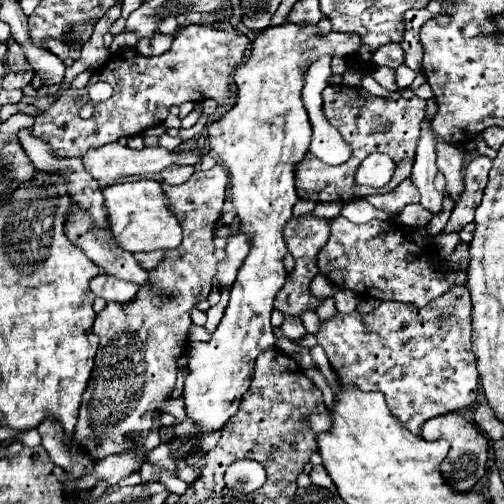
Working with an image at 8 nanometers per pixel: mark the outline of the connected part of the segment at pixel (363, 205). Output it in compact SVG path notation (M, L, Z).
M355 199L346 203L340 215L347 218L349 221L362 224L374 218L376 208L370 205L365 199Z

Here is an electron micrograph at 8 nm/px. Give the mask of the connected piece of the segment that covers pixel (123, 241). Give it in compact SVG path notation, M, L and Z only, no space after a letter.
M138 179L138 181L124 181L114 183L104 189L106 209L110 217L112 237L118 245L130 253L136 251L170 251L180 247L182 243L182 227L168 207L168 197L156 179Z

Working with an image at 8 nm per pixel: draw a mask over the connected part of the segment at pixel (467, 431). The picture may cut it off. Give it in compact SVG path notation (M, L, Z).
M450 413L444 417L434 417L432 421L426 421L422 425L422 438L426 441L436 441L445 439L450 443L450 451L440 467L444 481L454 489L454 491L470 491L476 481L486 473L486 463L488 463L488 439L486 435L478 429L478 425L470 419L466 419L460 413Z

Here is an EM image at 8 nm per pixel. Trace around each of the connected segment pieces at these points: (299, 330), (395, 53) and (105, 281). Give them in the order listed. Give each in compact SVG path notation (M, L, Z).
M284 317L282 325L280 325L280 331L288 339L300 339L300 337L306 335L306 329L304 329L300 317Z
M388 43L388 45L382 45L380 49L376 49L372 53L372 59L370 59L374 65L386 65L386 67L392 67L396 69L398 65L404 63L404 51L398 43Z
M98 275L90 281L90 291L96 297L102 297L104 301L118 301L118 303L128 303L136 295L138 287L126 281L120 281L112 275Z

